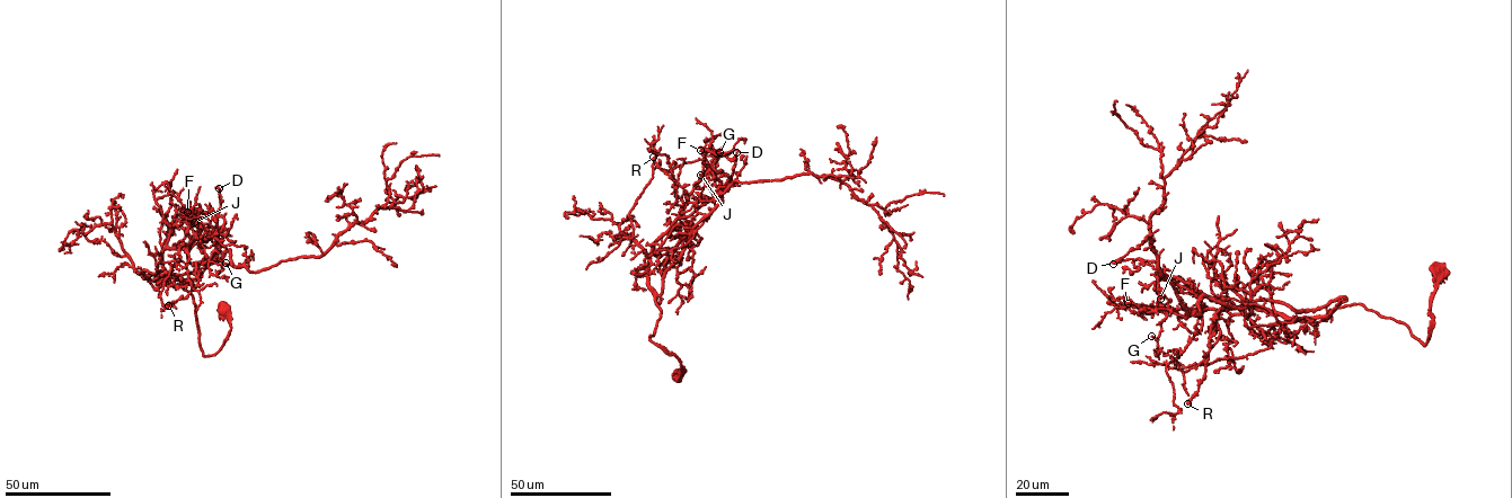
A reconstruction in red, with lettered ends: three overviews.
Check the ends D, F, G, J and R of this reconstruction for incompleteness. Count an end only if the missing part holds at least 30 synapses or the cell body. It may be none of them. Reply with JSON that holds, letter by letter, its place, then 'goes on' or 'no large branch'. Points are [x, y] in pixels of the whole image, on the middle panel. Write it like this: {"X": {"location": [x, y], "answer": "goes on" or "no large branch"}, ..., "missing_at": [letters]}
{"D": {"location": [736, 152], "answer": "no large branch"}, "F": {"location": [700, 150], "answer": "no large branch"}, "G": {"location": [719, 152], "answer": "no large branch"}, "J": {"location": [700, 175], "answer": "no large branch"}, "R": {"location": [653, 157], "answer": "no large branch"}, "missing_at": []}

